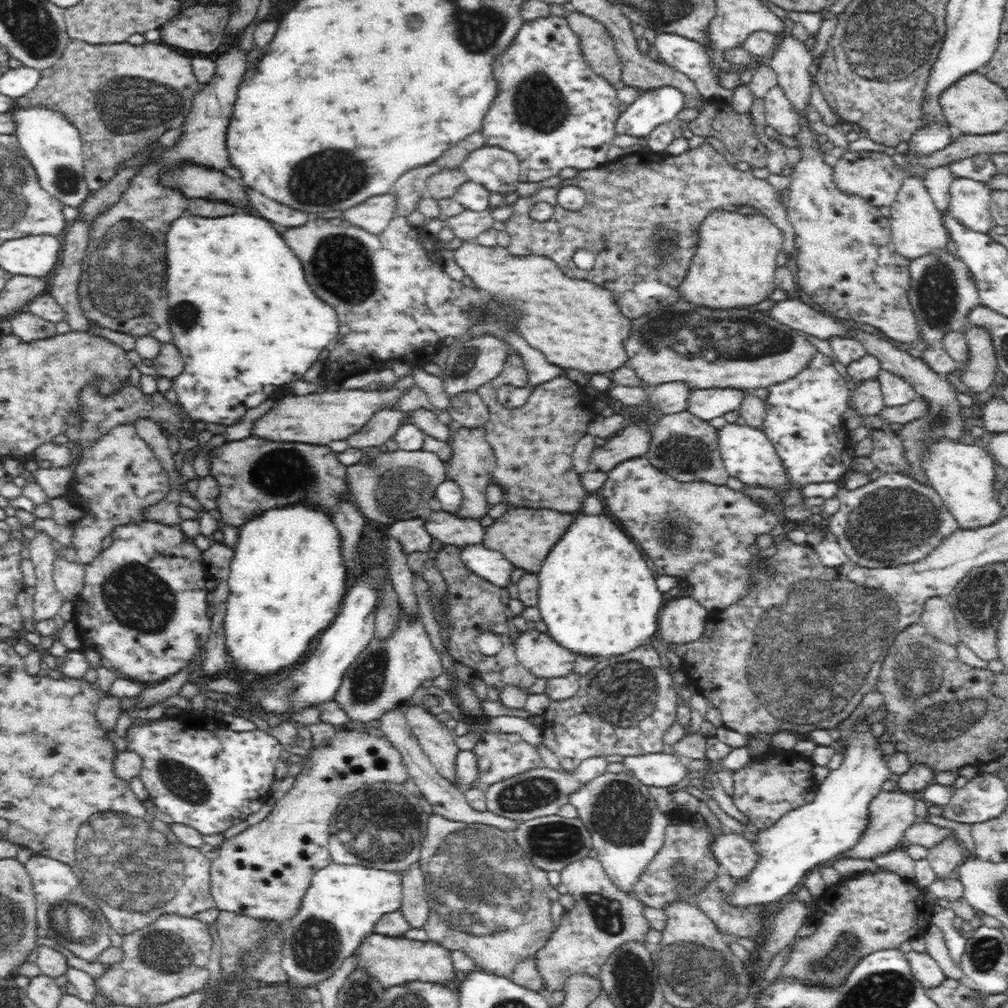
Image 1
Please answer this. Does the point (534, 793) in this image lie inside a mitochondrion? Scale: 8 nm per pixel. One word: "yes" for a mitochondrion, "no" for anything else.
yes

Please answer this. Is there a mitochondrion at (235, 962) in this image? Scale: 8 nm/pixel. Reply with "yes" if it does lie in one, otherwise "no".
no

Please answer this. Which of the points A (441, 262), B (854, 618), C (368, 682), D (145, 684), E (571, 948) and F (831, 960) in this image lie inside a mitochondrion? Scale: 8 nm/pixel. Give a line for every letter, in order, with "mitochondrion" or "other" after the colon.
A: other
B: mitochondrion
C: mitochondrion
D: other
E: other
F: mitochondrion

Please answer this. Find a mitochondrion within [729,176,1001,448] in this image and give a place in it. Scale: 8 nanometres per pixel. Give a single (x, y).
(937, 292)

